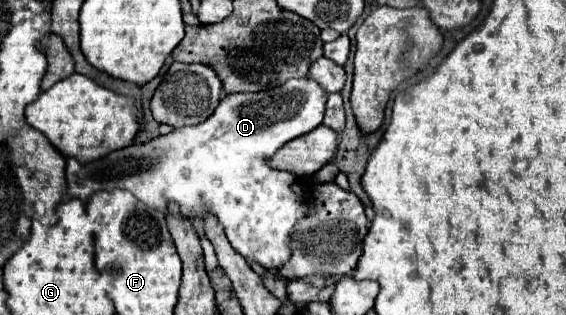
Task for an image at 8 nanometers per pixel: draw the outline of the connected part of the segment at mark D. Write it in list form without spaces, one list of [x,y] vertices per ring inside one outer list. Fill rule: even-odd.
[[[294,78],[280,88],[256,92],[256,94],[230,94],[226,96],[216,112],[198,126],[176,128],[166,136],[158,136],[146,144],[132,144],[128,148],[116,150],[102,160],[80,164],[74,158],[66,162],[68,196],[86,200],[96,190],[122,188],[140,198],[146,206],[166,212],[168,202],[174,200],[180,206],[182,216],[202,218],[208,212],[218,218],[224,226],[226,236],[234,250],[238,250],[248,262],[256,260],[268,270],[276,270],[290,258],[290,234],[294,224],[312,210],[310,200],[302,200],[306,194],[292,192],[296,176],[290,172],[278,172],[268,166],[268,158],[282,148],[286,142],[314,130],[322,124],[328,92],[312,78]]]

